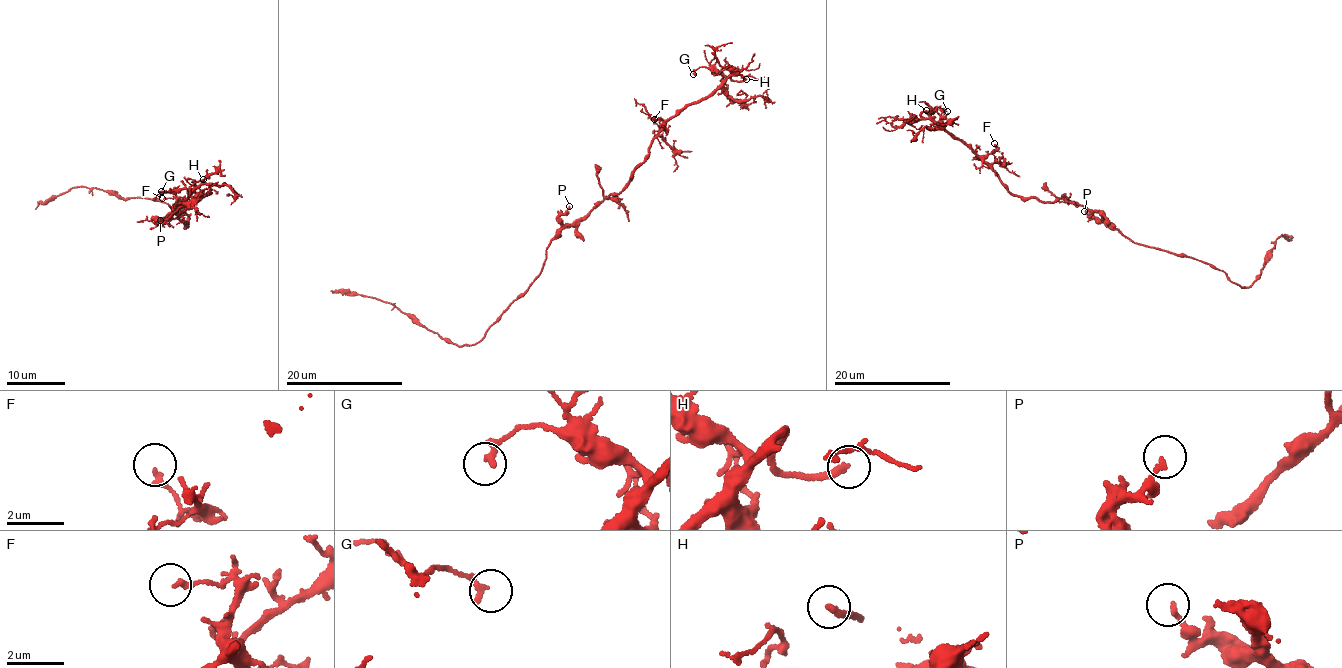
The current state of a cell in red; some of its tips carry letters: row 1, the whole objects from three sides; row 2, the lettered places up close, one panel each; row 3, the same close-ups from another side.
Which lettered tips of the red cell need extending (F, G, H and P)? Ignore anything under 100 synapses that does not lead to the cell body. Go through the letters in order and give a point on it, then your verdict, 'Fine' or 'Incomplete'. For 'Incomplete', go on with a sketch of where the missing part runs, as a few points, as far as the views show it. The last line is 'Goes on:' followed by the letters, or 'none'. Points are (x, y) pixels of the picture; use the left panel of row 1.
F: Place: (162, 198). Fine
G: Place: (161, 191). Fine
H: Place: (203, 179). Incomplete. Course of what is missing: (203, 179), (164, 178), (139, 186), (125, 179), (110, 158), (103, 138), (99, 117), (110, 98)
P: Place: (160, 220). Fine
Goes on: H

